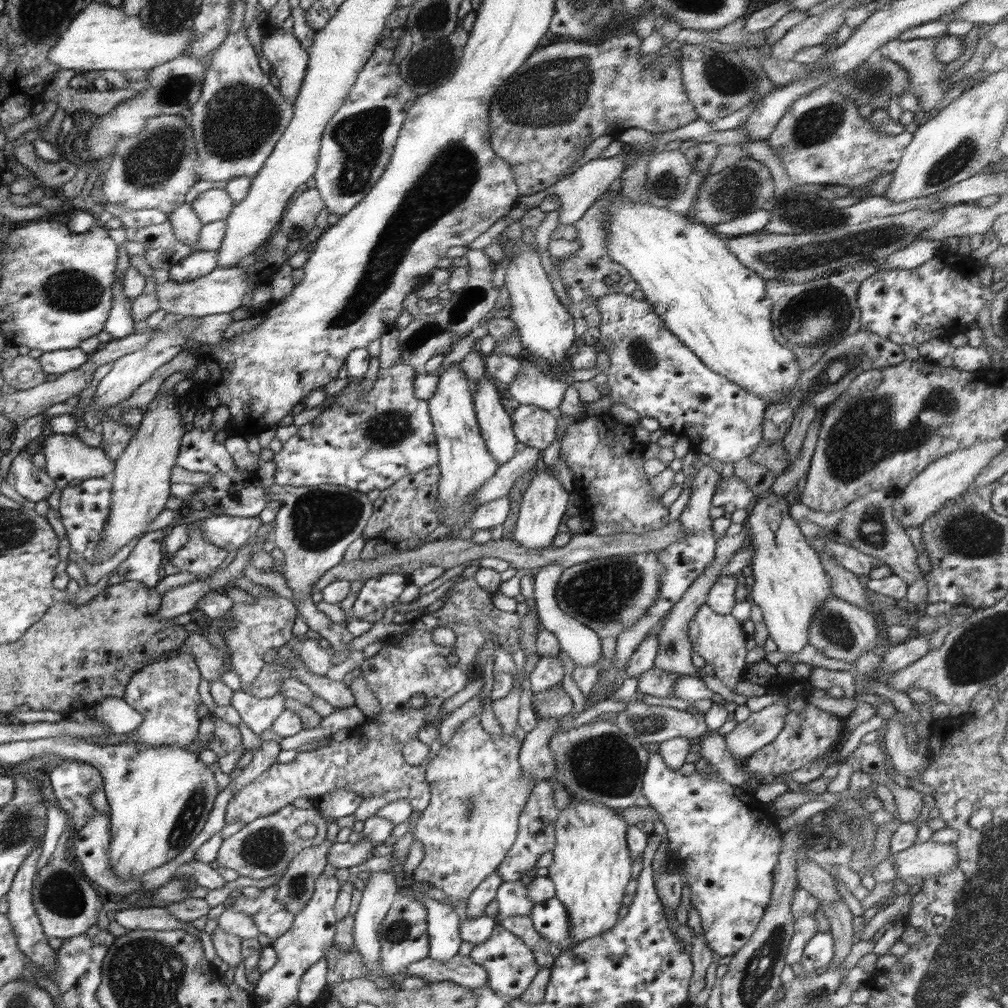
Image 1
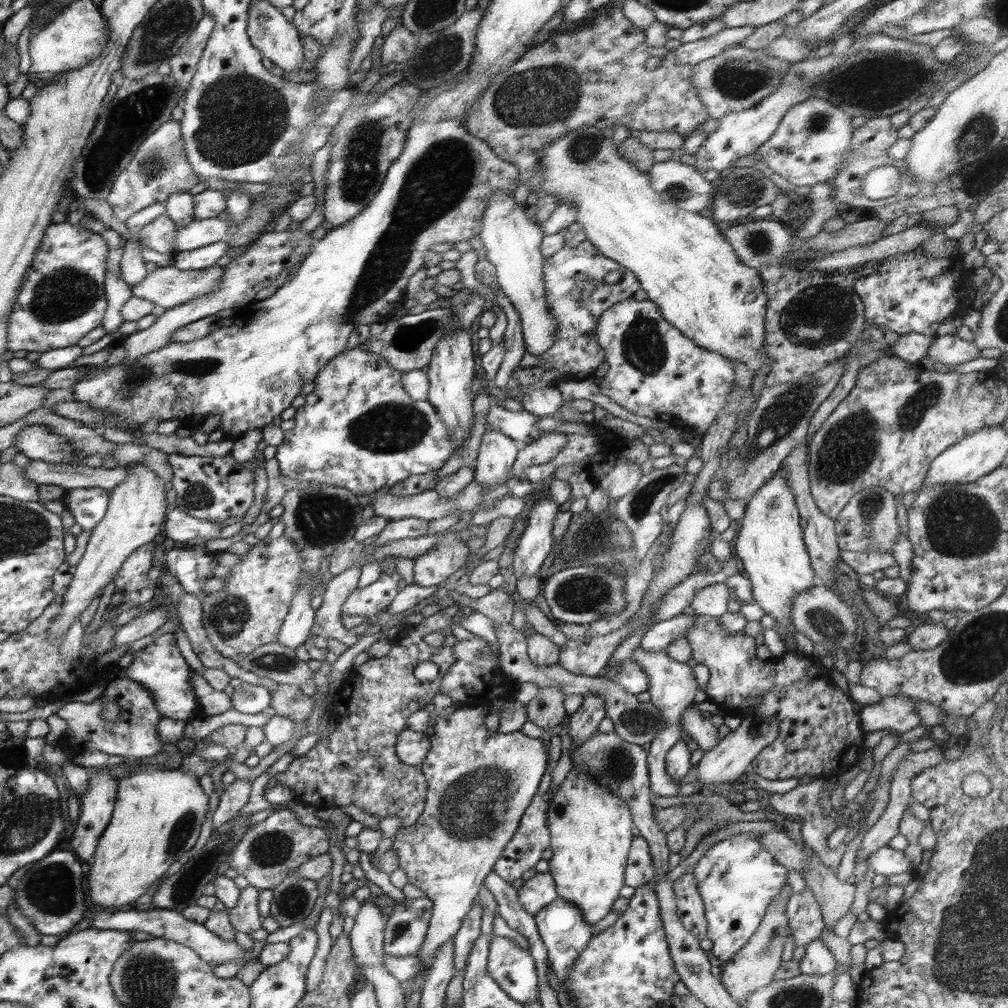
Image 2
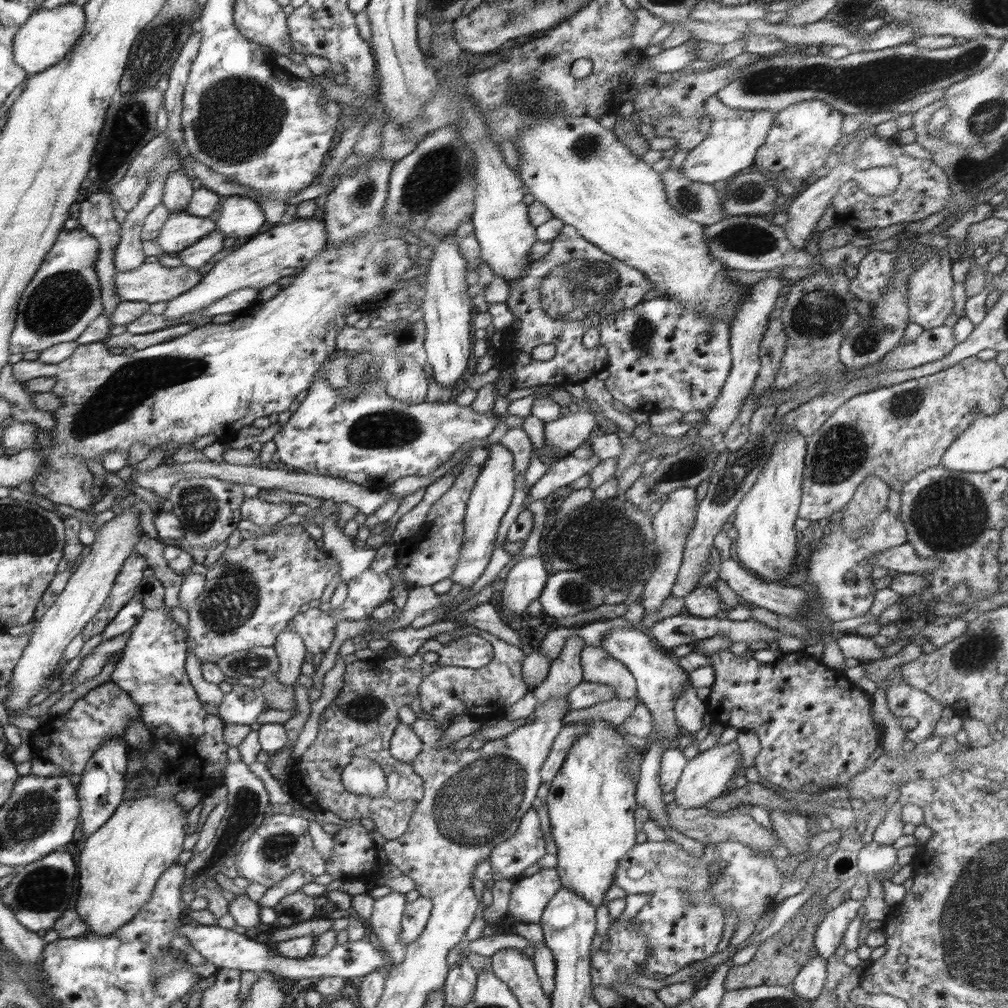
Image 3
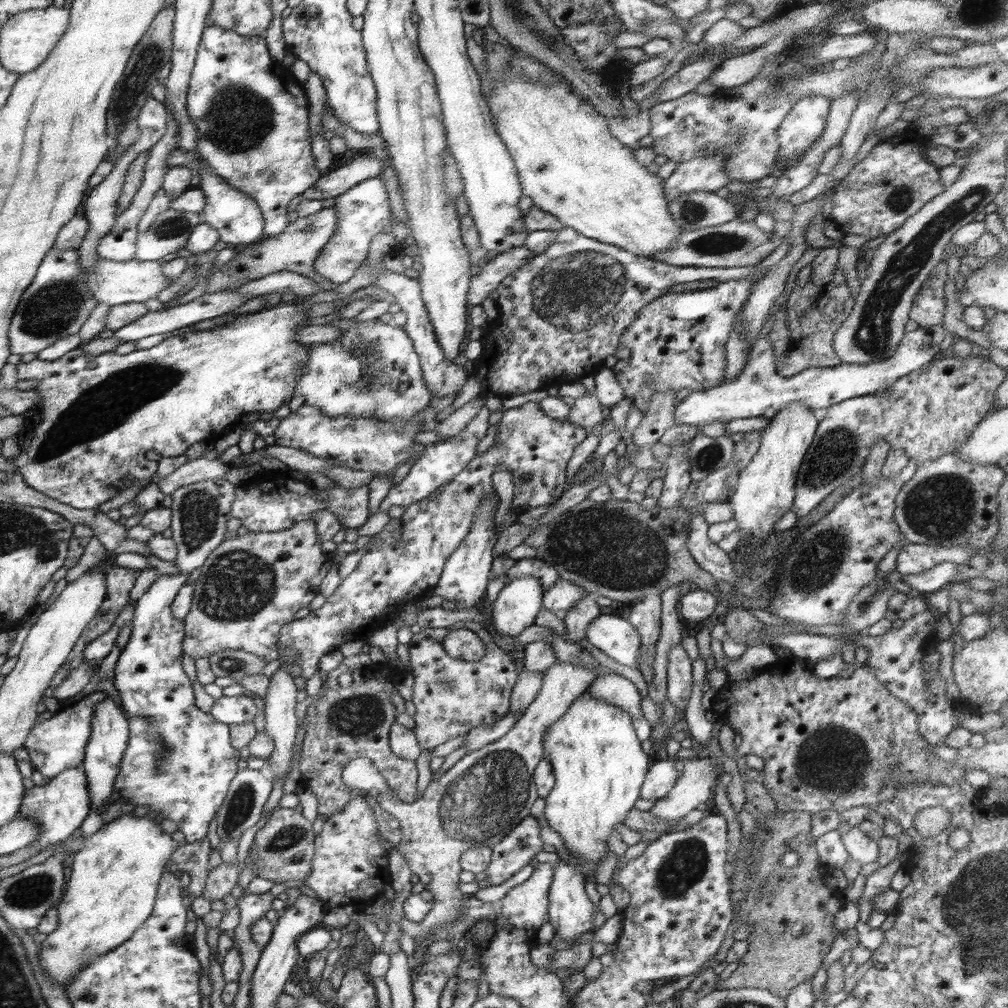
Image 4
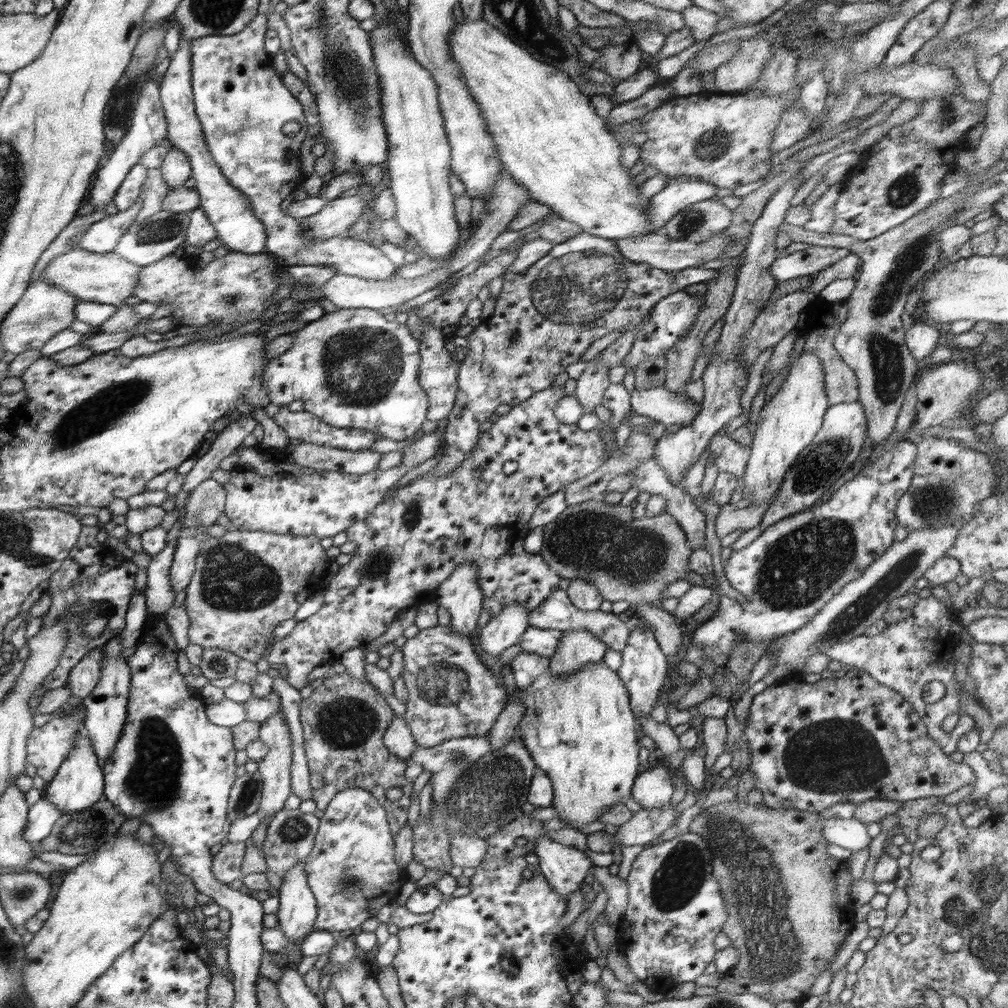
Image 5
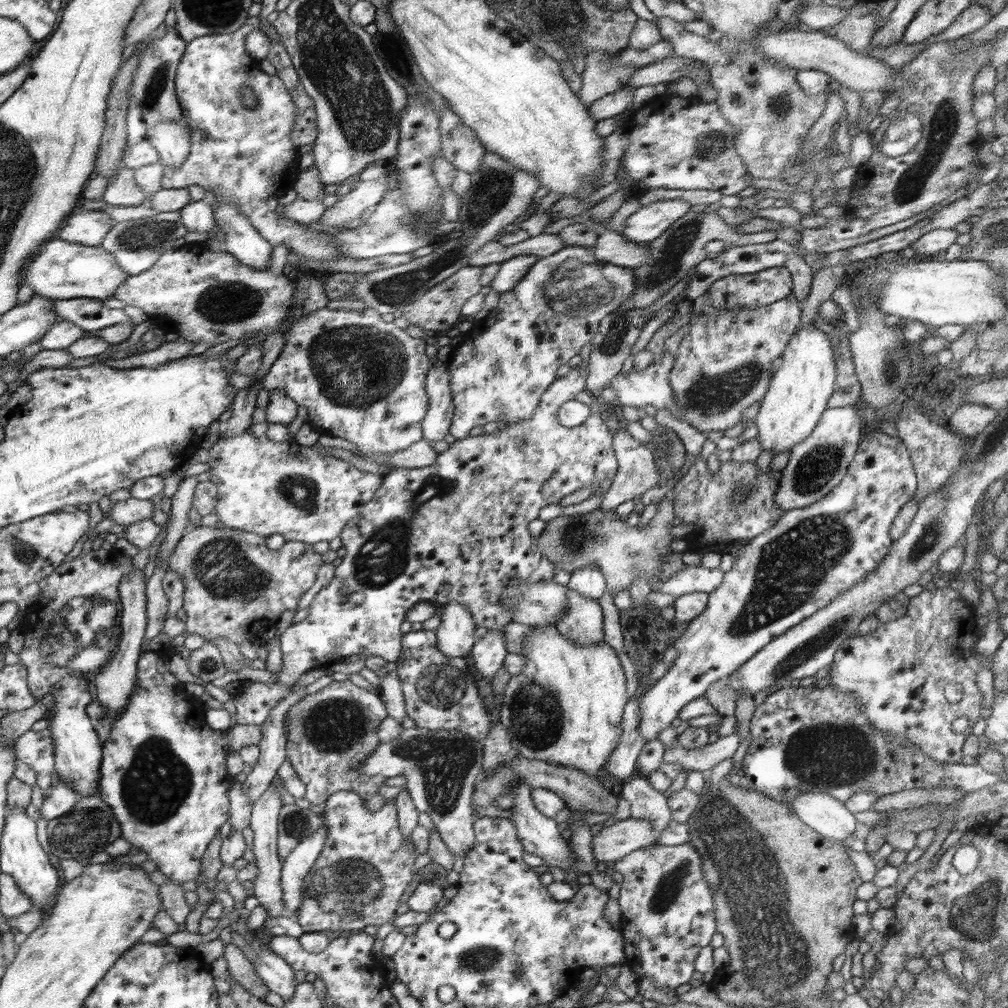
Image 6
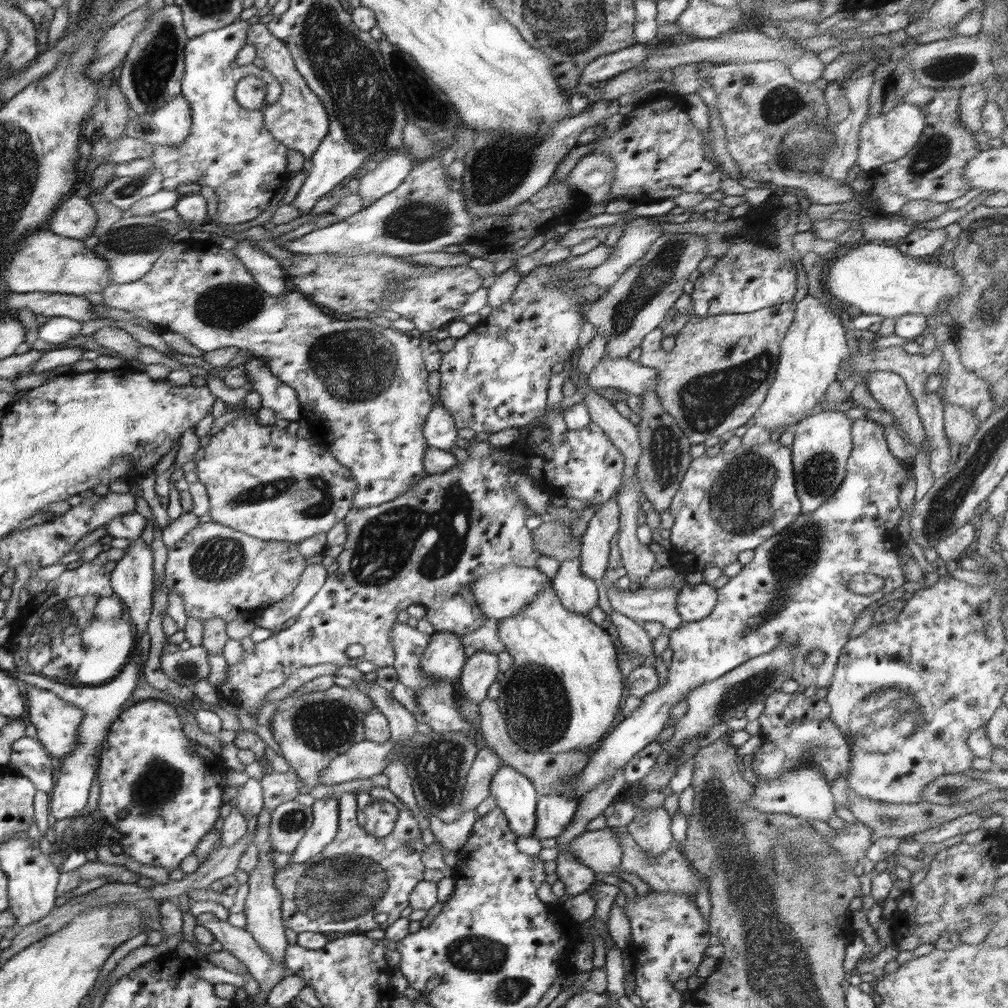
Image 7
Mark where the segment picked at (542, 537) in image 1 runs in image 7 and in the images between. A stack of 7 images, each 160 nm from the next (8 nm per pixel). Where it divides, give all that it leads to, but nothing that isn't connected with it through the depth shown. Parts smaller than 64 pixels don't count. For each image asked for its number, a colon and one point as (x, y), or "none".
2: (535, 544)
3: (526, 579)
4: (518, 603)
5: (506, 628)
6: (489, 652)
7: (480, 670)

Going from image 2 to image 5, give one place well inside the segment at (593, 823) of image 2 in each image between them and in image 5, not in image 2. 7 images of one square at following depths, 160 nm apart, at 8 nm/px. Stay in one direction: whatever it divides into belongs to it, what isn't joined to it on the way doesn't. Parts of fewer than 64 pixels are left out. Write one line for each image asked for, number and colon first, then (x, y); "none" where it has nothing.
3: (591, 801)
4: (599, 766)
5: (580, 729)

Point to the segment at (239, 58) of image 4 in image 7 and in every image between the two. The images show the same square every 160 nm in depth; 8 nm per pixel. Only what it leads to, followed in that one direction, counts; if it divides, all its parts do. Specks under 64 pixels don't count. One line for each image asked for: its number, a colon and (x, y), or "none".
5: (242, 103)
6: (245, 156)
7: (229, 148)

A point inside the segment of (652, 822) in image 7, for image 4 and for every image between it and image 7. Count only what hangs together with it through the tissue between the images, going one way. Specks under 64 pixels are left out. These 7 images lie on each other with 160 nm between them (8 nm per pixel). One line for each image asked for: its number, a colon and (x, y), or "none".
4: (661, 776)
5: (652, 788)
6: (646, 802)

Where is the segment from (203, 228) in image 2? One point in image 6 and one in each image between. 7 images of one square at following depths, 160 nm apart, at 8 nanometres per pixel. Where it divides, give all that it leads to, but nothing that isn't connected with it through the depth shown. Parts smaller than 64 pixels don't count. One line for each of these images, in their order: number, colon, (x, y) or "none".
3: (181, 230)
4: (170, 232)
5: (145, 242)
6: (137, 244)

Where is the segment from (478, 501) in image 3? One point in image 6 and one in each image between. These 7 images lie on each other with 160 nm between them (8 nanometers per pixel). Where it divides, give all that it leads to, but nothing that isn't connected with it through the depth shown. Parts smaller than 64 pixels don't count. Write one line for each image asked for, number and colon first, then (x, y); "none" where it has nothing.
4: (467, 571)
5: (460, 593)
6: (455, 635)

